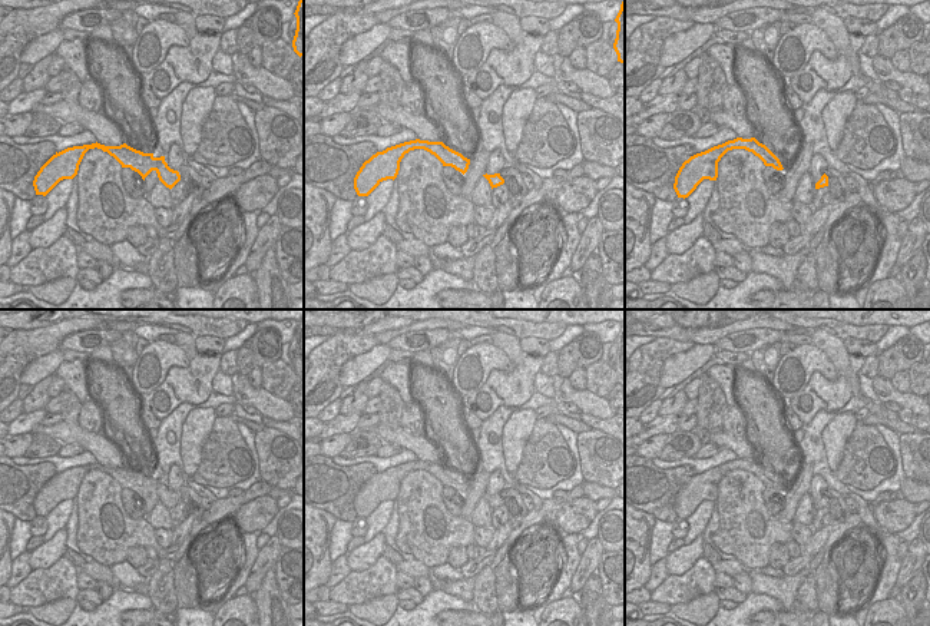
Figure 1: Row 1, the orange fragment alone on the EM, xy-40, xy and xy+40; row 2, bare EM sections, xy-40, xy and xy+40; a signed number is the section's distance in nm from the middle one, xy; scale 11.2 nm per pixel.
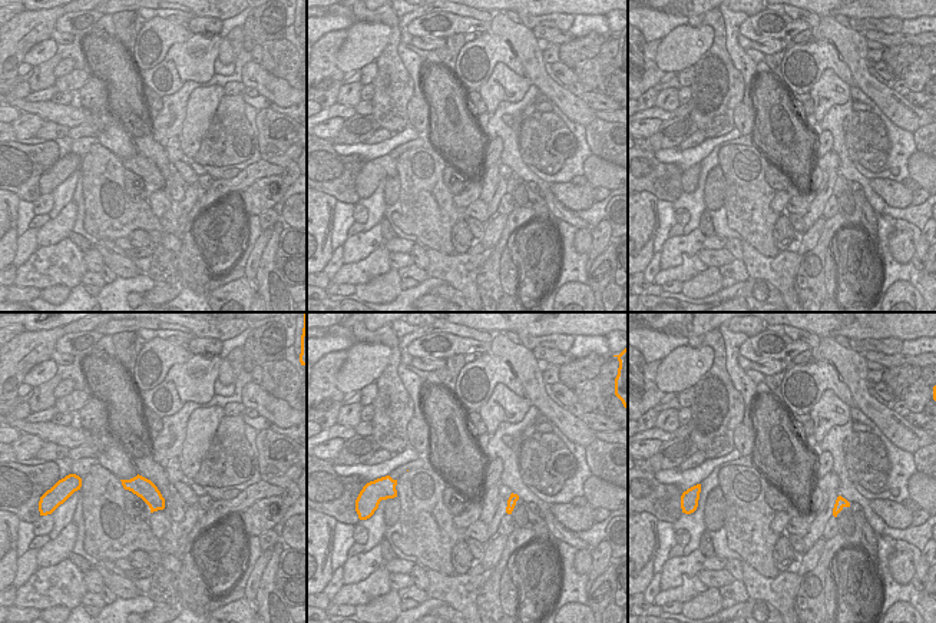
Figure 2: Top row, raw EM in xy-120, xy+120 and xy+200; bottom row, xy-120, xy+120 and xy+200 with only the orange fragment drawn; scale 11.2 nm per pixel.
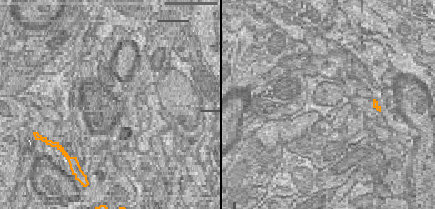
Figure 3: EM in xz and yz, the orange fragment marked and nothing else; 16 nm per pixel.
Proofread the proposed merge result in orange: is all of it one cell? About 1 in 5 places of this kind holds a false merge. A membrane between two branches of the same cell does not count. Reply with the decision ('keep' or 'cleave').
keep

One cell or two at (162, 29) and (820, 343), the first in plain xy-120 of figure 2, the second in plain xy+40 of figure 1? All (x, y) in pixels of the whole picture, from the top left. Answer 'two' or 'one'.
two

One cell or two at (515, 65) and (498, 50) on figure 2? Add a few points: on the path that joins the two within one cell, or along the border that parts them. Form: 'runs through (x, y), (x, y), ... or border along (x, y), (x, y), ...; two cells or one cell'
runs through (511, 60), (502, 53); one cell

